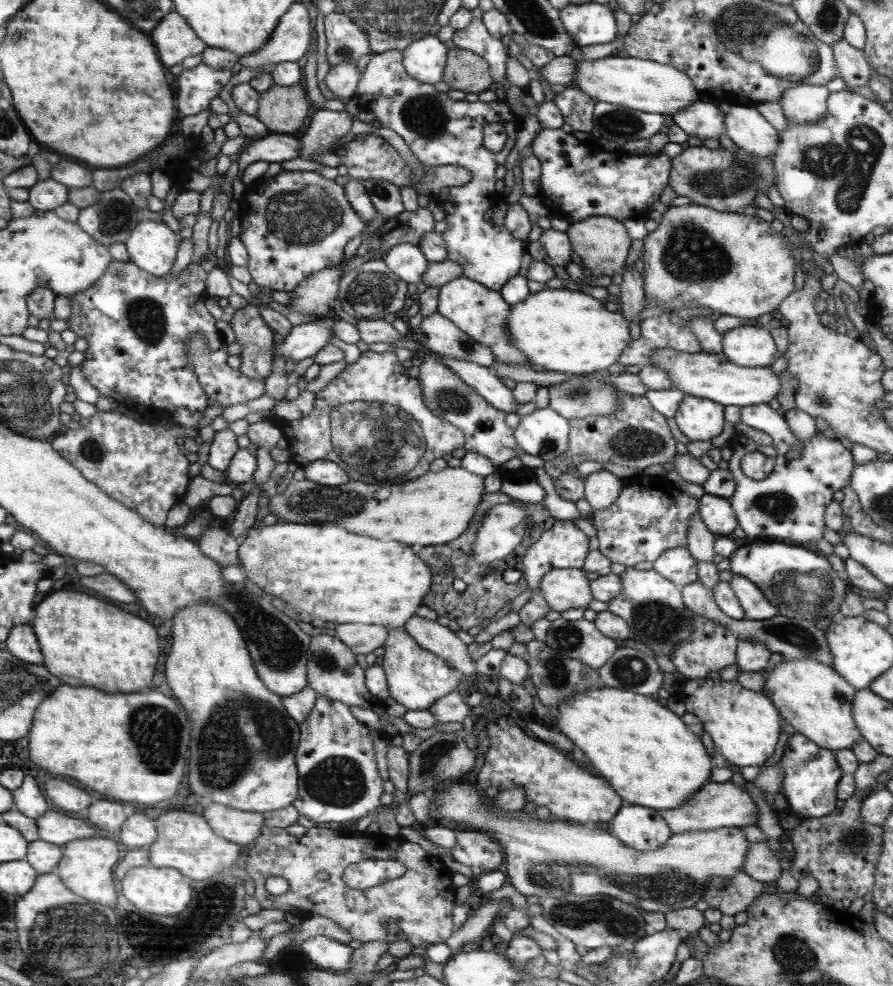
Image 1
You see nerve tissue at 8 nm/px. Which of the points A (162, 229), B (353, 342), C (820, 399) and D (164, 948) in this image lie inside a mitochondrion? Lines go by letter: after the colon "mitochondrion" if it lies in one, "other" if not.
A: other
B: other
C: mitochondrion
D: other

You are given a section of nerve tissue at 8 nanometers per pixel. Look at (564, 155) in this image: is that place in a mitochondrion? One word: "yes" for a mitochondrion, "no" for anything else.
no

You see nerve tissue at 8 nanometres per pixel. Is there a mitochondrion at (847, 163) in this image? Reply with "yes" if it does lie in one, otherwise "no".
yes

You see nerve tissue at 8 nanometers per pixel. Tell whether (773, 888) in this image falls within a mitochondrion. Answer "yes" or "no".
no

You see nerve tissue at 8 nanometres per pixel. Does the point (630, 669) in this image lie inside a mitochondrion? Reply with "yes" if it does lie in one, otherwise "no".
yes

